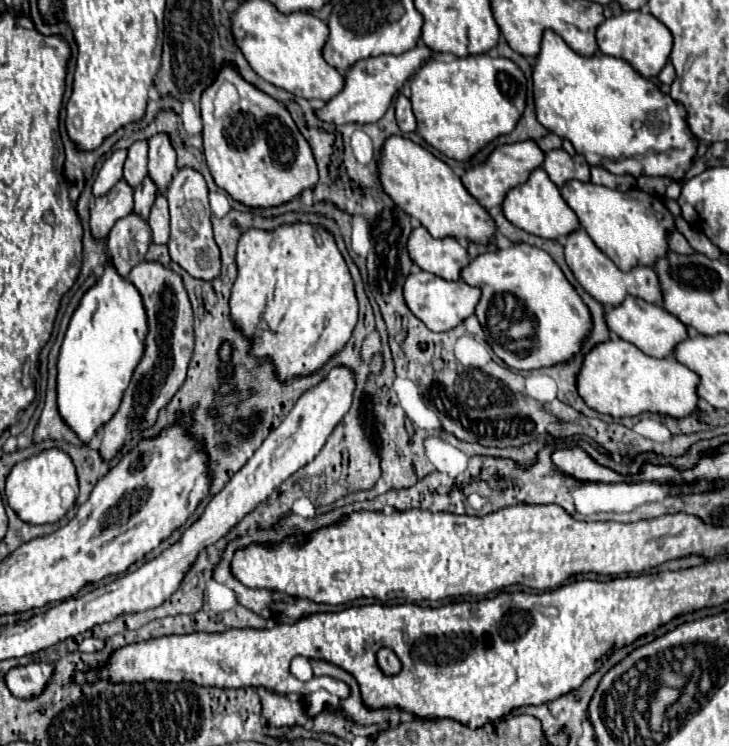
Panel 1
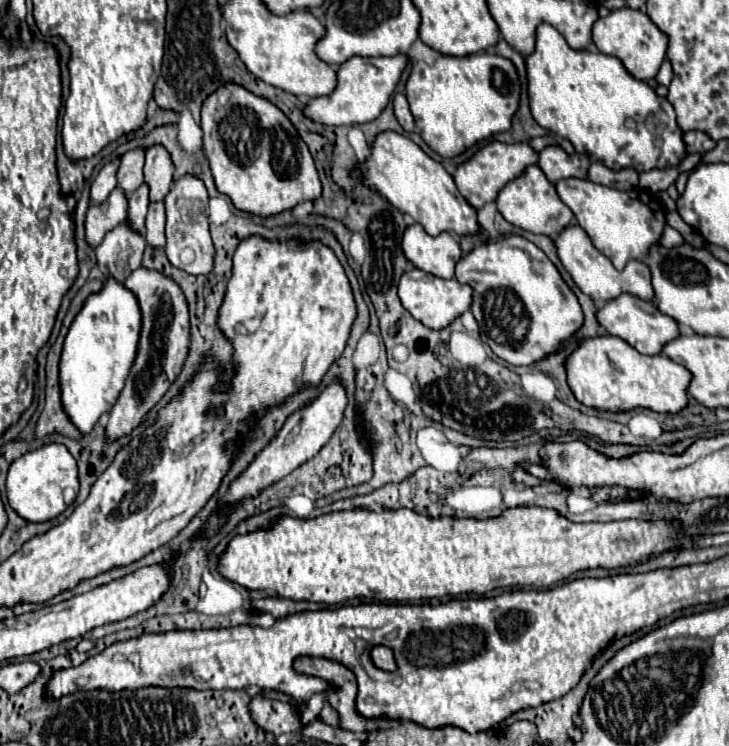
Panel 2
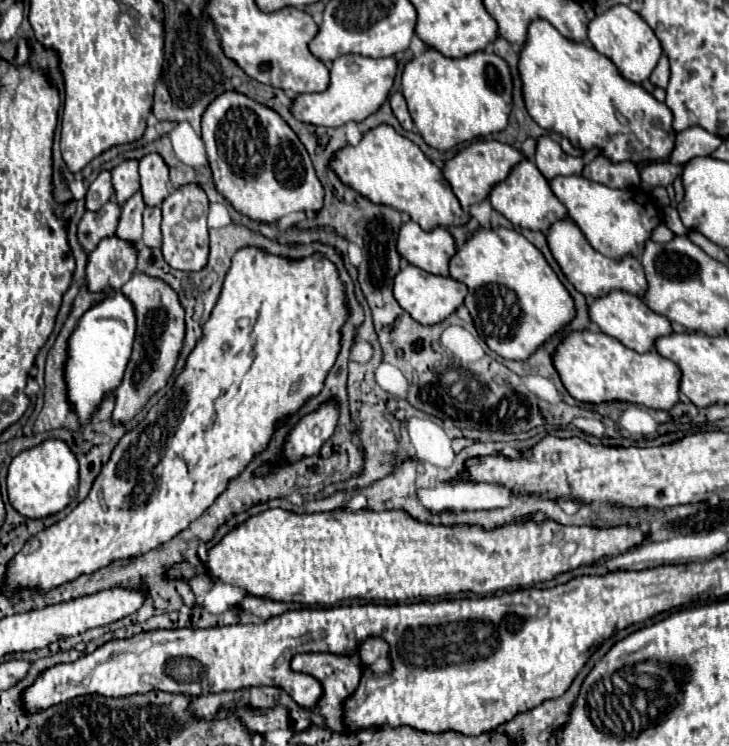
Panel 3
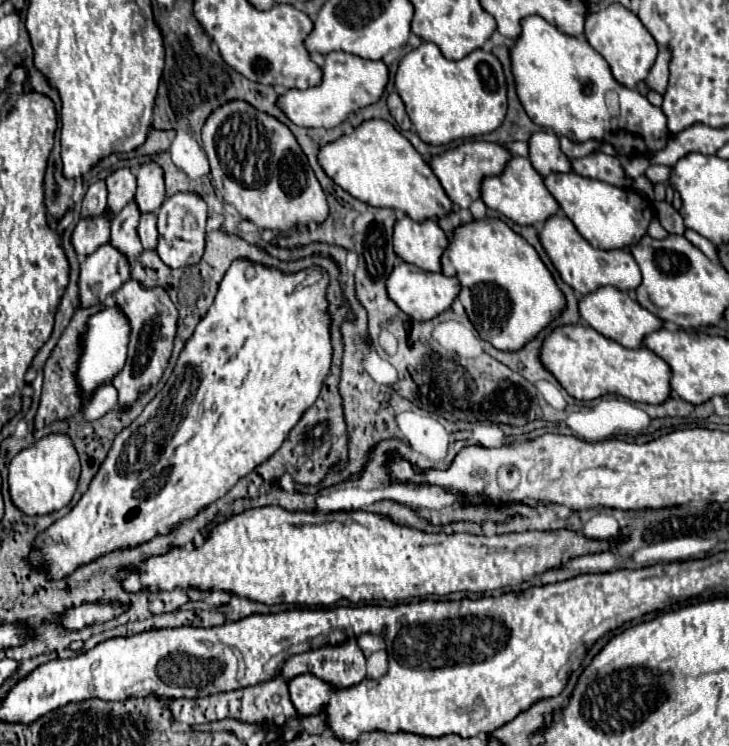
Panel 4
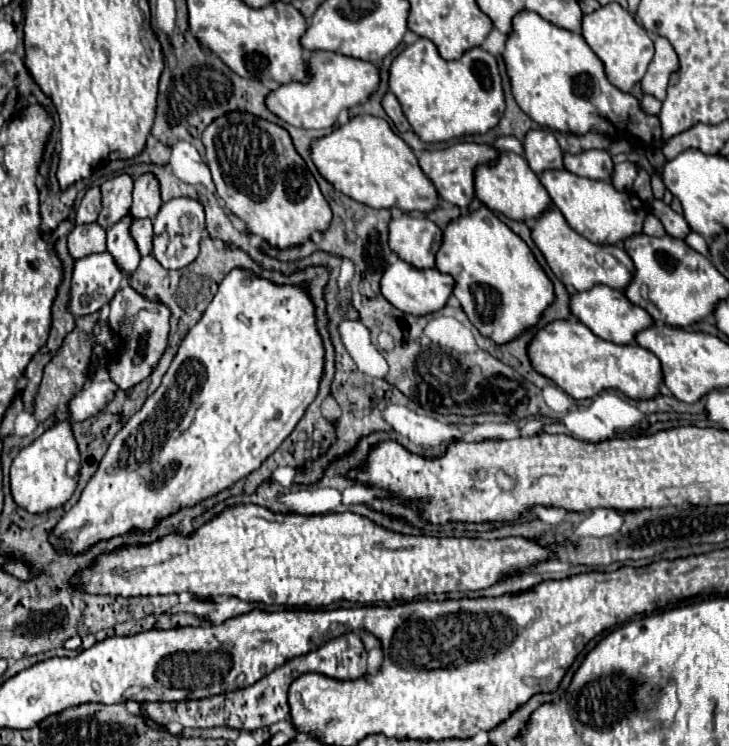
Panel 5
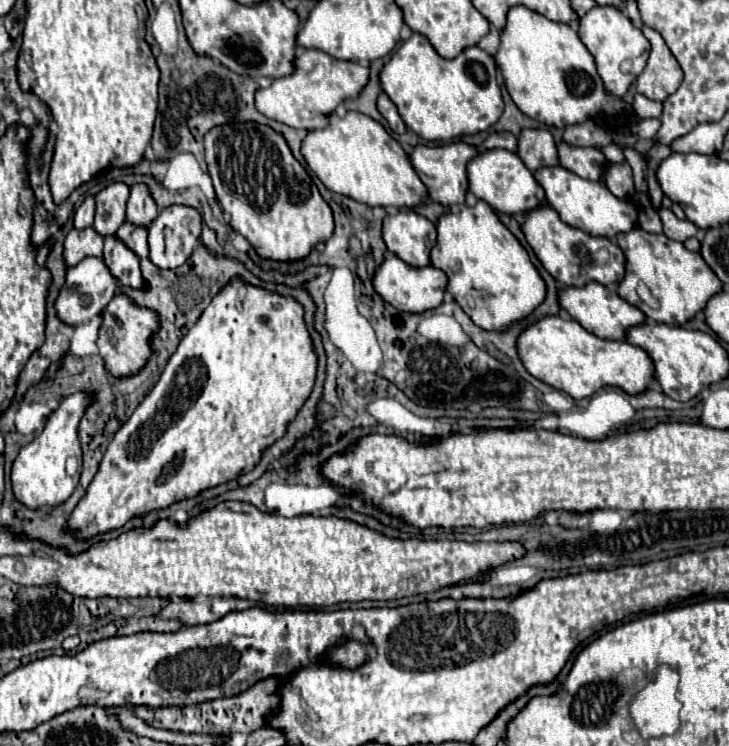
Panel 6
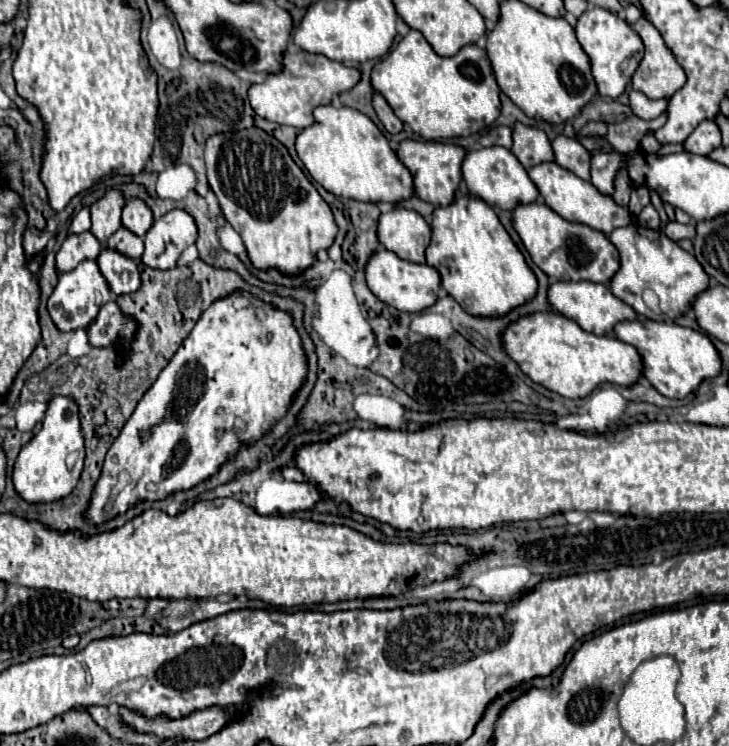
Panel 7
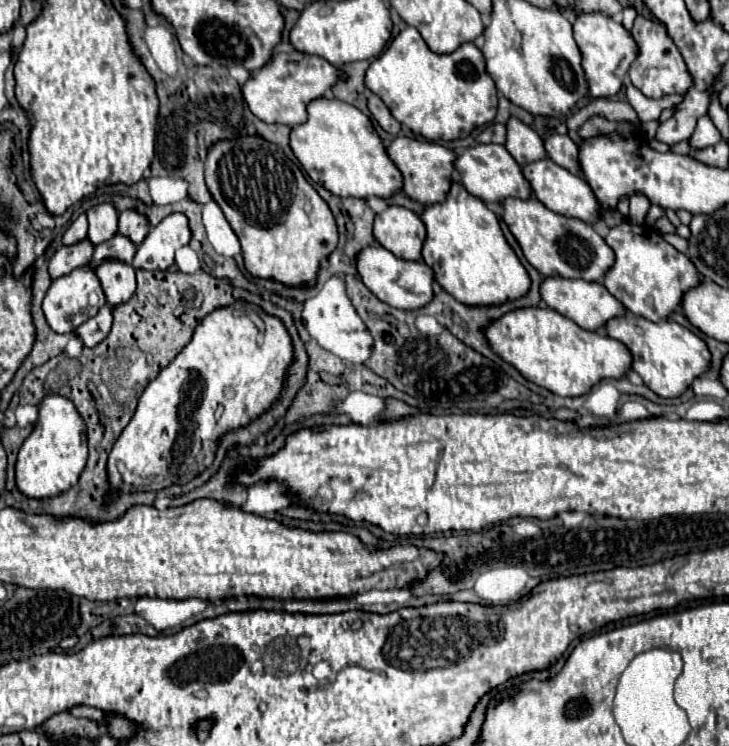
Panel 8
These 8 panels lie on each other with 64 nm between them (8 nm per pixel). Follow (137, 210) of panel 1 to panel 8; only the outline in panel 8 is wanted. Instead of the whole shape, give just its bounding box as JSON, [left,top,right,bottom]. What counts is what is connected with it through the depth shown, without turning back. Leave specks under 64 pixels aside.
[96,260,136,308]

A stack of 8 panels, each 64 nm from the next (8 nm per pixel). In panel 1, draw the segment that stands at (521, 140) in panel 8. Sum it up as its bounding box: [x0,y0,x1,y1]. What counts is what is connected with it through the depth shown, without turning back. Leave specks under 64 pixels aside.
[542,150,590,186]

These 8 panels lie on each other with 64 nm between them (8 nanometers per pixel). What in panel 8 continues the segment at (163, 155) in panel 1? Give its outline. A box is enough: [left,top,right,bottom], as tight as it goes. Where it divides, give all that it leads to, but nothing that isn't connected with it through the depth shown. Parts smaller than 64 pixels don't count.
[118,210,150,246]

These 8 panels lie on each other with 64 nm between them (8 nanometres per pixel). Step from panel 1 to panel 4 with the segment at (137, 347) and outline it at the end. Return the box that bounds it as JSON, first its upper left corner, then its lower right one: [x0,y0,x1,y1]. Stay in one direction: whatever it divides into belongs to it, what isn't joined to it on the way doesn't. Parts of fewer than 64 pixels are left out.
[78,306,128,398]

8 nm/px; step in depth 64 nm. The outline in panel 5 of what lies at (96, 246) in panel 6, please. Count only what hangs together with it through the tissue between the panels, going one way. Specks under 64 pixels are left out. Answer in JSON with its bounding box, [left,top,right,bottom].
[68,224,106,260]

